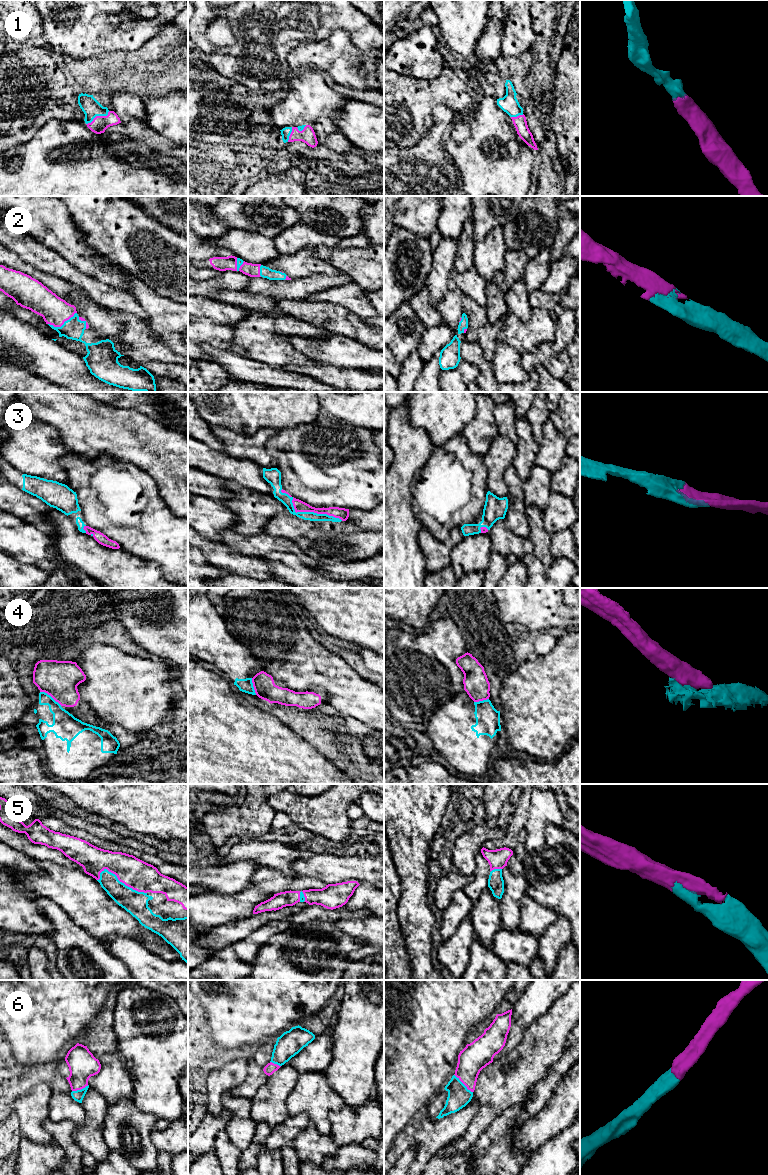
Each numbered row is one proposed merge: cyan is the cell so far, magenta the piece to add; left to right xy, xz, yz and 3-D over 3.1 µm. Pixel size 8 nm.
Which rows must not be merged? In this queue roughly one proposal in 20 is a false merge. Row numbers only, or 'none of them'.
4

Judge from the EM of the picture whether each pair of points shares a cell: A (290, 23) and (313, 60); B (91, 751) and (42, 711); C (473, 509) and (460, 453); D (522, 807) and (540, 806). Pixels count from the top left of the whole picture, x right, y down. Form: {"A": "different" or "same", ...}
{"A": "different", "B": "same", "C": "same", "D": "different"}

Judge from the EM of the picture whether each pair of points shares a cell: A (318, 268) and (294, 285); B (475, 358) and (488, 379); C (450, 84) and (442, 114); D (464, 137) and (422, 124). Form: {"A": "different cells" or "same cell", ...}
{"A": "different cells", "B": "same cell", "C": "different cells", "D": "different cells"}

